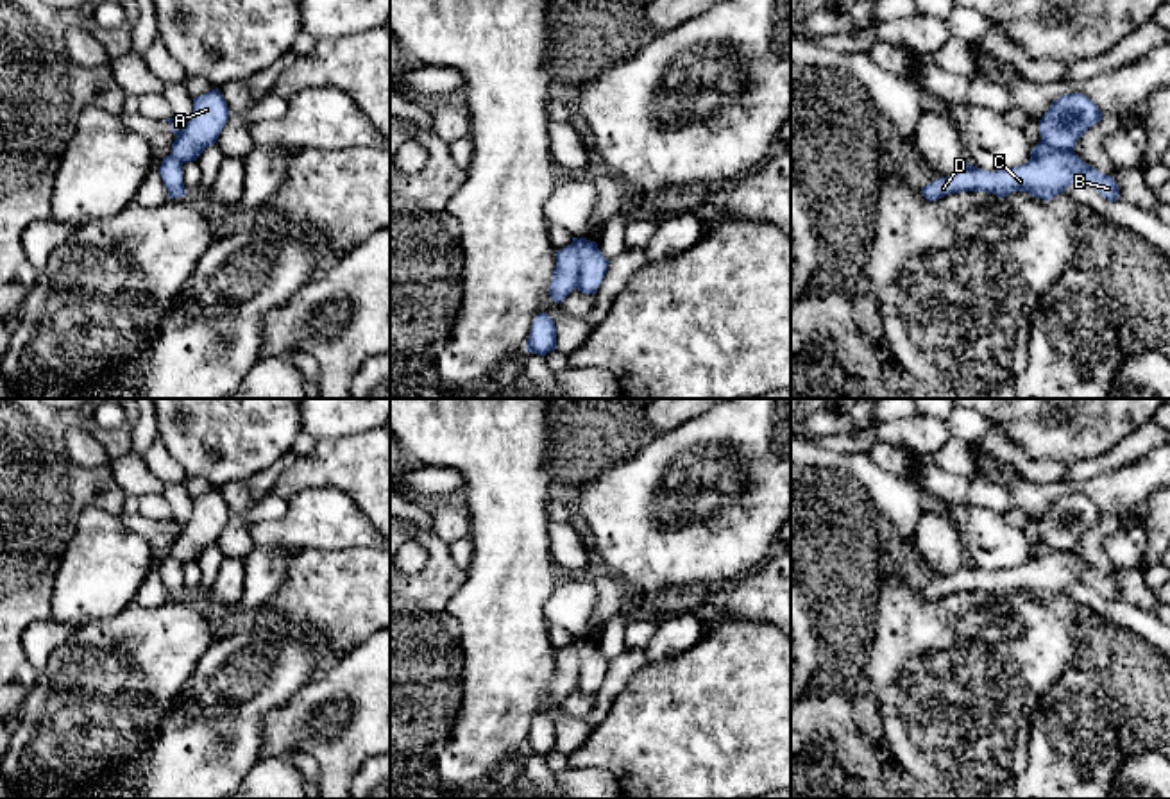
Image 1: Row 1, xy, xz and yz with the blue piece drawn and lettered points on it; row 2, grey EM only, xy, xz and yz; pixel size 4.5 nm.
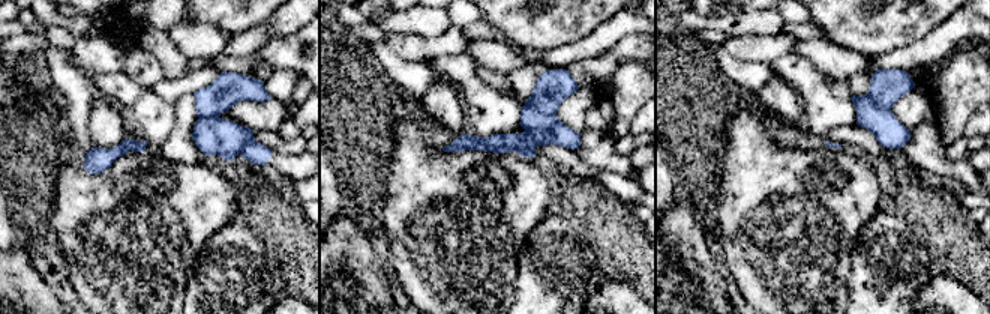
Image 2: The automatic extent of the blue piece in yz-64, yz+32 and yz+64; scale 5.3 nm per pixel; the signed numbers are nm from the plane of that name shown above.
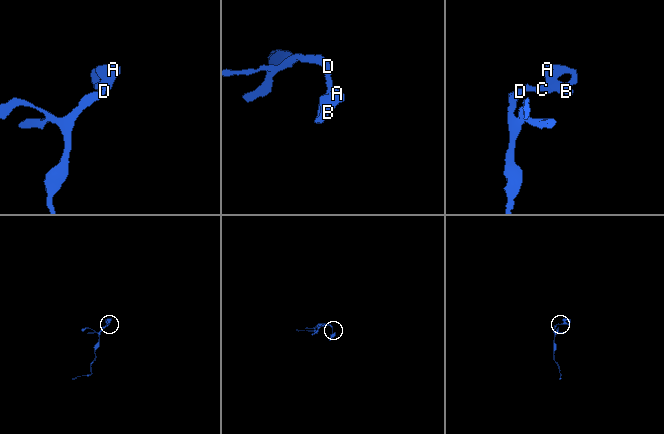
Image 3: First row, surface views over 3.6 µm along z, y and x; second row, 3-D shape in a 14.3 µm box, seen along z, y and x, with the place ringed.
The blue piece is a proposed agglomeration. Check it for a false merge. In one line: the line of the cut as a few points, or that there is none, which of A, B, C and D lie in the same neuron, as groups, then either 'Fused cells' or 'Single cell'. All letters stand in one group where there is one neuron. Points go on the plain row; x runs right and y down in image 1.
Split along xz (576, 639), (578, 687). Groups: A B / C D. Fused cells

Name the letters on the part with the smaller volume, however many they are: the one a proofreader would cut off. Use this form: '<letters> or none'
A, B

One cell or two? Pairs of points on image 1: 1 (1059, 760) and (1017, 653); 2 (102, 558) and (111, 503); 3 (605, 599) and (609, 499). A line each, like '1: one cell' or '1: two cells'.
1: two cells
2: two cells
3: two cells

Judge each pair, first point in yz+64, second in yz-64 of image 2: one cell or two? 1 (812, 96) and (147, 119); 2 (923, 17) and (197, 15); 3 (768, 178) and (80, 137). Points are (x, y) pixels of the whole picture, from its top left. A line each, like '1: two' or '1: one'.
1: one
2: one
3: two

